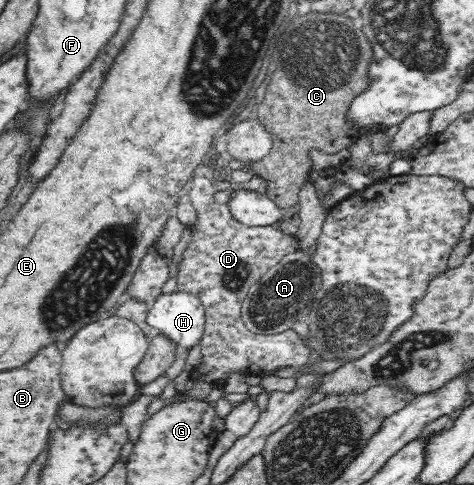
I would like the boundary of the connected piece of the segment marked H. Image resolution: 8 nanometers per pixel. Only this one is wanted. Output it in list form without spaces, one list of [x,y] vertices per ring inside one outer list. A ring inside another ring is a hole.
[[[186,292],[160,294],[151,304],[146,323],[181,350],[189,352],[205,334],[205,309],[196,296]]]

